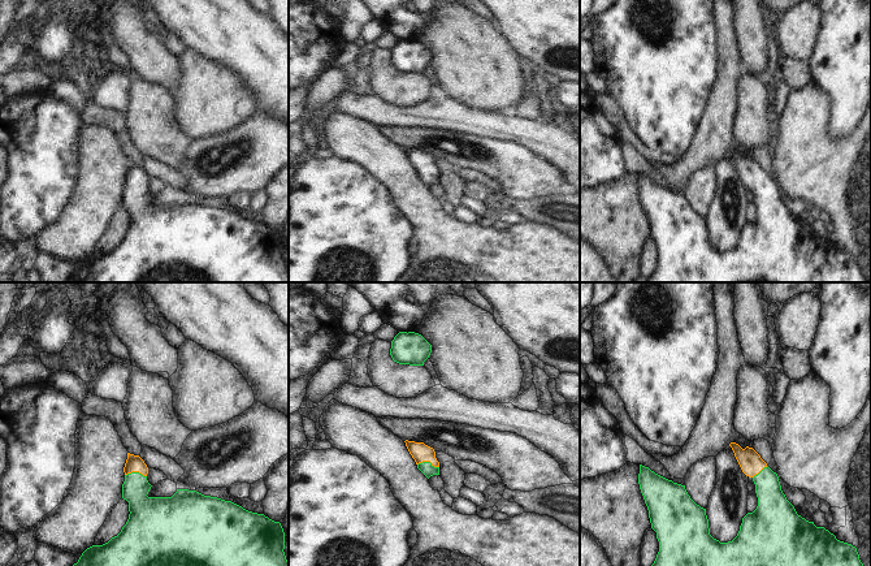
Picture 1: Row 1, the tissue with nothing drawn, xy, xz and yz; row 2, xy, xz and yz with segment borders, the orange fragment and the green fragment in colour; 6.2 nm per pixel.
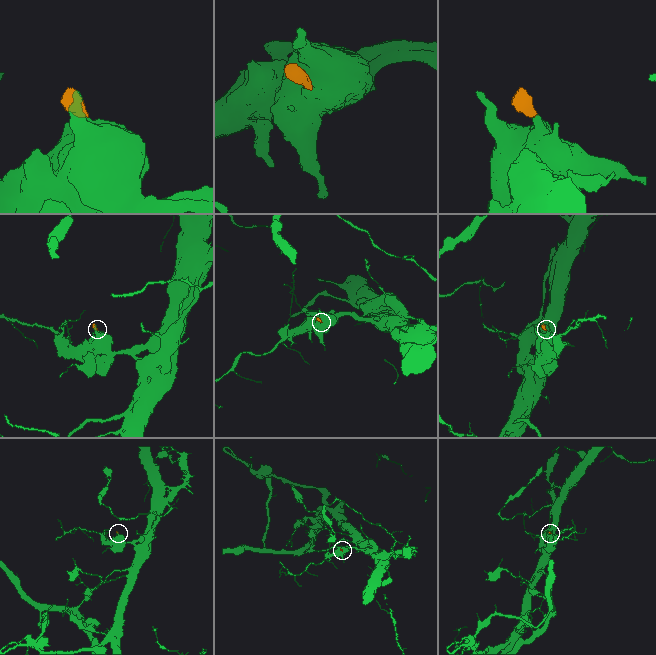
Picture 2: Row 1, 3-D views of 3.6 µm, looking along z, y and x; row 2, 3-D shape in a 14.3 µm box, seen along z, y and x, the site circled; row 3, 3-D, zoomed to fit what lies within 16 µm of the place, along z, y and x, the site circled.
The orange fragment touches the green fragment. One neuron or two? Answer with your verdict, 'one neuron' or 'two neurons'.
one neuron

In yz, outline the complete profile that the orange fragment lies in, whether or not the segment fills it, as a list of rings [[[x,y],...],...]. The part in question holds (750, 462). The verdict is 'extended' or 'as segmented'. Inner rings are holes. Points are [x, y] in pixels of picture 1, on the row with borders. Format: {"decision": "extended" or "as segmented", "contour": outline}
{"decision": "extended", "contour": [[[731,442],[729,446],[742,472],[751,478],[755,484],[758,506],[742,518],[737,536],[728,543],[720,543],[710,535],[706,509],[690,498],[685,485],[673,483],[640,465],[640,489],[649,510],[651,528],[656,532],[659,541],[659,552],[651,566],[863,566],[855,546],[837,540],[824,527],[816,527],[814,522],[809,522],[797,514],[794,506],[781,491],[777,474],[767,466],[753,448],[742,449],[736,442]]]}

